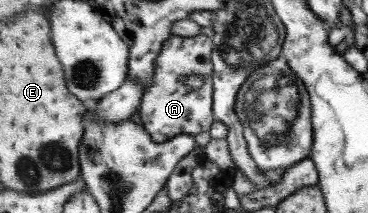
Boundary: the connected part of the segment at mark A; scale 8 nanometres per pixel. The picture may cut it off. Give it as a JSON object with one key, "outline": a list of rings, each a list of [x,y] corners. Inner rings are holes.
{"outline":[[[203,33],[193,37],[172,36],[163,49],[159,52],[158,68],[156,69],[152,86],[145,89],[142,104],[136,116],[138,121],[146,128],[151,138],[156,143],[166,143],[173,140],[180,134],[200,134],[200,132],[210,132],[215,125],[214,113],[214,82],[212,82],[213,62],[212,55],[215,52],[215,42],[213,37]],[[190,74],[203,77],[203,85],[198,89],[188,87],[184,82]]]}

